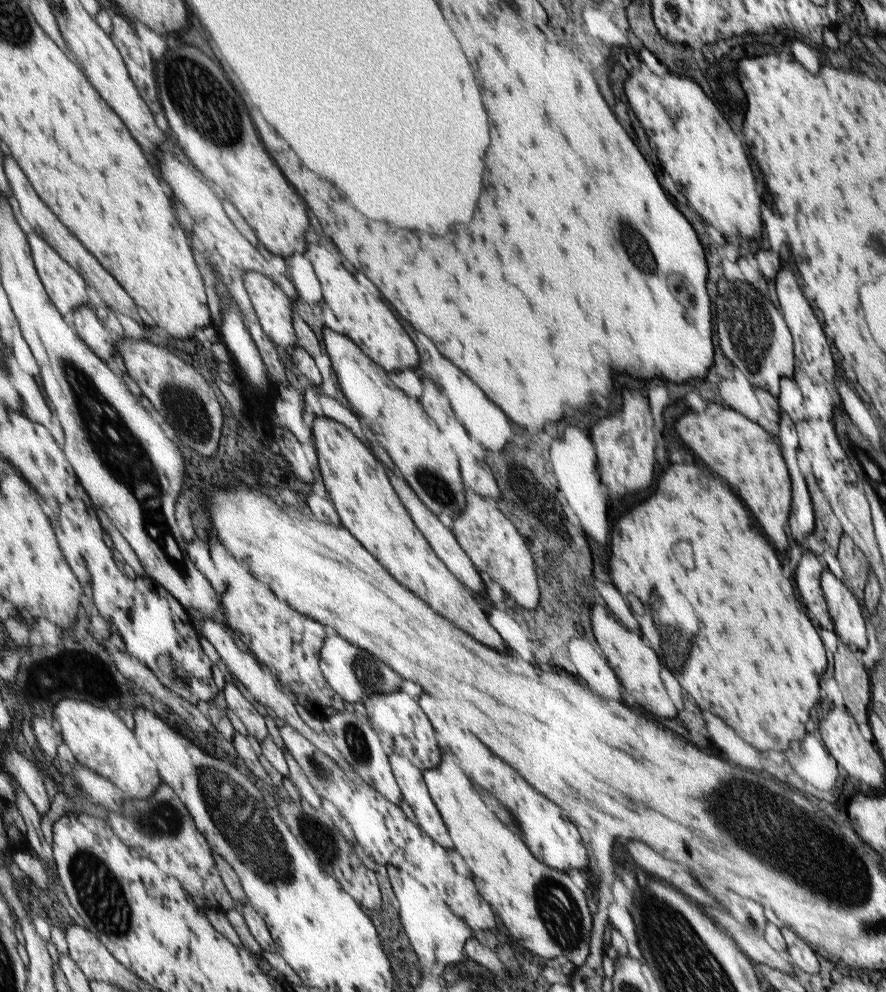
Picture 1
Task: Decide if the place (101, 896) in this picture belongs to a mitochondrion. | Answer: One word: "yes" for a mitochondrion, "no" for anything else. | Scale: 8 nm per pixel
yes

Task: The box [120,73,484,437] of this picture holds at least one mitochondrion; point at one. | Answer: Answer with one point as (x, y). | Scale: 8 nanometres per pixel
(218, 122)

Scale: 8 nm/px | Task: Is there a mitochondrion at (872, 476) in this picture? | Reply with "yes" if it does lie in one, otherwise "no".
yes

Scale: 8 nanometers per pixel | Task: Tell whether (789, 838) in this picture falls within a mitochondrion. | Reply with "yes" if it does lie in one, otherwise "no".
yes

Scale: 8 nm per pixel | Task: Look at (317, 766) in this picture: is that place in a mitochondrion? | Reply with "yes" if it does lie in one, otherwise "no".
yes

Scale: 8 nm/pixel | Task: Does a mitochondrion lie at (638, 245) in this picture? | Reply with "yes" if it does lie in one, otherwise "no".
yes

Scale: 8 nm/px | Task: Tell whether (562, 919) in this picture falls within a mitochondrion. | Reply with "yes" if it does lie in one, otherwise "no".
yes

